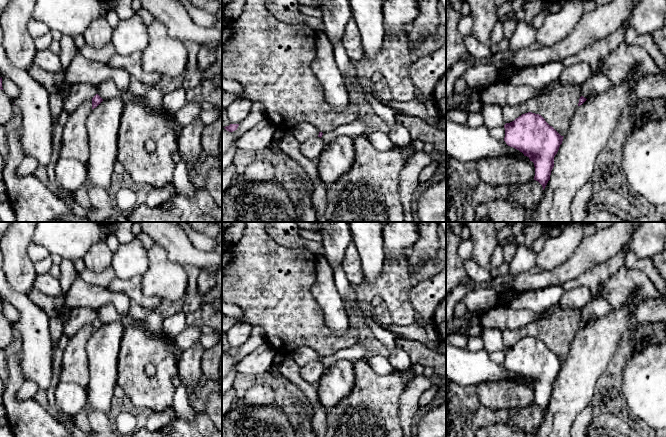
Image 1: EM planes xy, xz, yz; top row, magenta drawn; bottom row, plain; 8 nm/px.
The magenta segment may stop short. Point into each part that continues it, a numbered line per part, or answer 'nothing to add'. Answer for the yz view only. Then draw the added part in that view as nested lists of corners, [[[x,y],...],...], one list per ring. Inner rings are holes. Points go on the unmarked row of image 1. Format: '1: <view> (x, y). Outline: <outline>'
nothing to add

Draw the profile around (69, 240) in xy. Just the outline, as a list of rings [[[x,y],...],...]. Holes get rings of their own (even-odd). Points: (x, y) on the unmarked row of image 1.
[[[37,222],[32,243],[74,262],[83,259],[93,245],[104,239],[100,222]]]

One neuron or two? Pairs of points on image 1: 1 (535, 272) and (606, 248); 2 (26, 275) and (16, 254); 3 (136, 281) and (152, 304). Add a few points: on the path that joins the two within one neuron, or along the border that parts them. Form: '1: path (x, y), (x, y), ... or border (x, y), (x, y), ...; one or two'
1: path (553, 275), (560, 275), (569, 270), (588, 253); one
2: path (21, 270), (17, 266), (16, 259); one
3: path (136, 287), (136, 291), (146, 301); one

